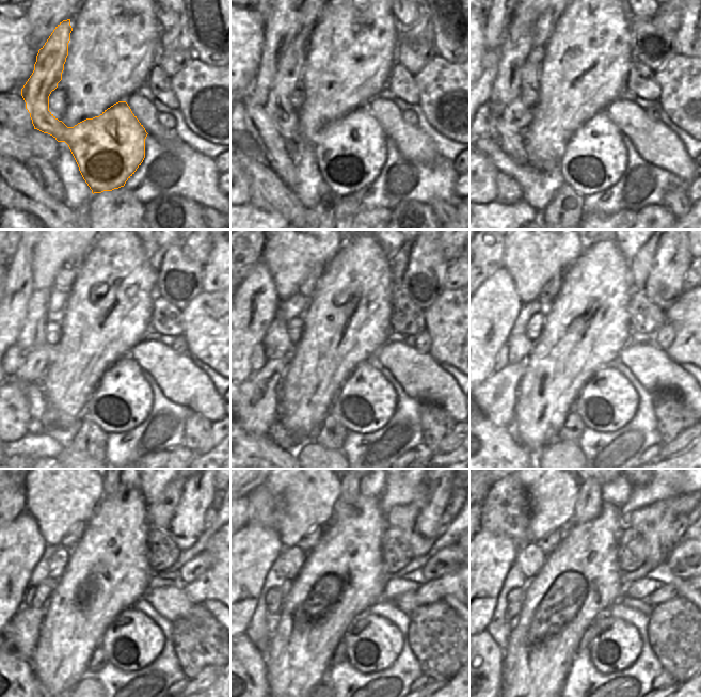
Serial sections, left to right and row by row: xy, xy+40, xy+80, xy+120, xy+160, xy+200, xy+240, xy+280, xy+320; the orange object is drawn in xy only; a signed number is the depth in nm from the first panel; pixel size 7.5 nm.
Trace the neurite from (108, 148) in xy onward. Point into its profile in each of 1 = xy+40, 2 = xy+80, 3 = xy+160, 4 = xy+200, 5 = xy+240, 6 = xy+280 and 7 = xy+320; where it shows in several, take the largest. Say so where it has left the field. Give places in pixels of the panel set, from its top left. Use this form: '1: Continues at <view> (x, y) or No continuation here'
1: Continues at xy+40 (351, 152)
2: Continues at xy+80 (595, 157)
3: Continues at xy+160 (366, 401)
4: Continues at xy+200 (607, 401)
5: Continues at xy+240 (132, 642)
6: Continues at xy+280 (372, 644)
7: Continues at xy+320 (617, 646)

